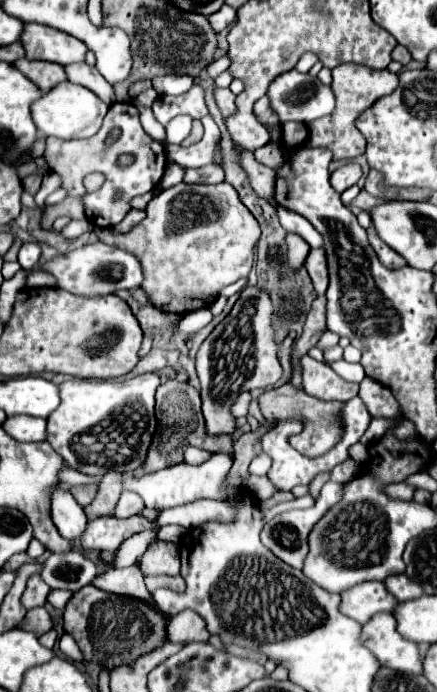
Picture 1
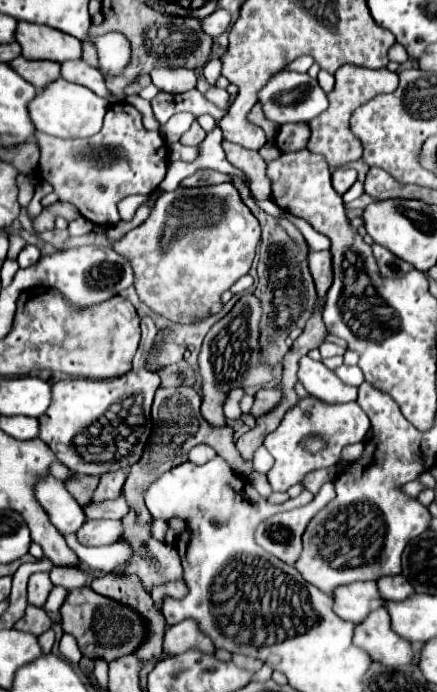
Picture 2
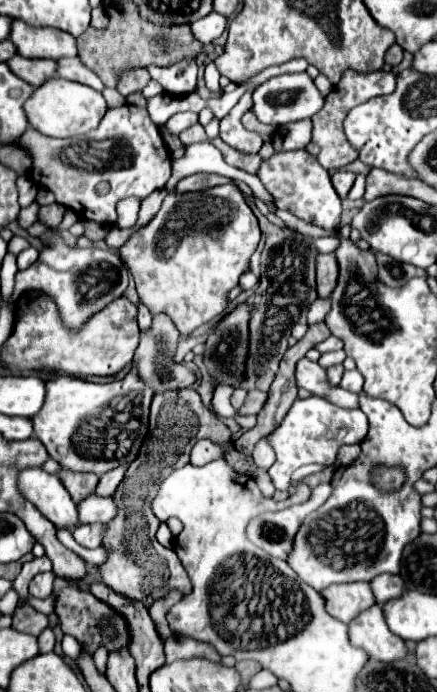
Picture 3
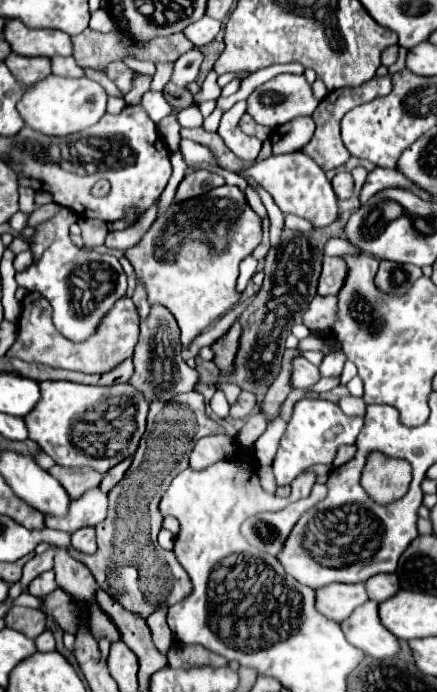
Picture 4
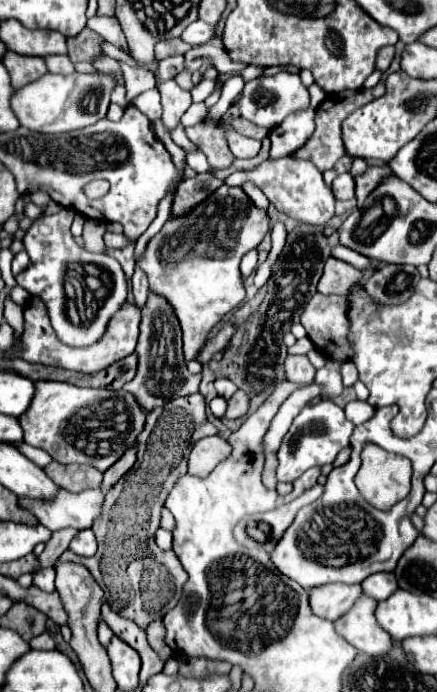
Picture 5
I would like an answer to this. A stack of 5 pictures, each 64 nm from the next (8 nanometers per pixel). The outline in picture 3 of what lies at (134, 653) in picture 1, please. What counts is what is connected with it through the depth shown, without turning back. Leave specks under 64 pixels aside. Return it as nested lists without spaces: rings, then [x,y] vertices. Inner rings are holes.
[[[64,586],[54,590],[54,596],[56,596],[54,612],[60,618],[62,632],[74,636],[84,648],[94,652],[98,646],[106,646],[112,652],[112,650],[120,650],[128,646],[130,632],[128,632],[126,620],[118,612],[114,612],[110,606],[94,598],[88,590],[82,590],[78,586]]]

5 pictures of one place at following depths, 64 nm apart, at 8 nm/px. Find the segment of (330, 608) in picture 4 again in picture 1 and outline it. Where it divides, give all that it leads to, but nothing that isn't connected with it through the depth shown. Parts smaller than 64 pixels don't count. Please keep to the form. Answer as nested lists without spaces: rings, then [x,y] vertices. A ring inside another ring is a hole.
[[[360,582],[348,590],[344,590],[340,602],[340,612],[360,624],[368,622],[374,614],[388,610],[392,612],[398,604],[392,594],[386,592],[382,582]]]

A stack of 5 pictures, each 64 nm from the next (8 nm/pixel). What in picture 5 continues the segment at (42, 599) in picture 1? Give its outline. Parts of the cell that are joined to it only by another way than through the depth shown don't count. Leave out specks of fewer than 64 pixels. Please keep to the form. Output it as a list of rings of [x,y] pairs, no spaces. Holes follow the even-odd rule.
[[[42,568],[34,574],[34,586],[44,592],[54,592],[54,568]]]

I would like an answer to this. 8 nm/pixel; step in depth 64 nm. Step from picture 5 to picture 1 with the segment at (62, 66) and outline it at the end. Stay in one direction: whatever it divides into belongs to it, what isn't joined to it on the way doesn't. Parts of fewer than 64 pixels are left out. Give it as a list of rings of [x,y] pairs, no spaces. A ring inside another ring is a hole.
[[[76,62],[76,64],[68,64],[64,68],[66,72],[66,78],[74,84],[80,84],[88,90],[92,90],[100,100],[104,102],[114,102],[114,90],[112,86],[104,80],[104,76],[94,68],[94,66],[88,66],[86,62]]]

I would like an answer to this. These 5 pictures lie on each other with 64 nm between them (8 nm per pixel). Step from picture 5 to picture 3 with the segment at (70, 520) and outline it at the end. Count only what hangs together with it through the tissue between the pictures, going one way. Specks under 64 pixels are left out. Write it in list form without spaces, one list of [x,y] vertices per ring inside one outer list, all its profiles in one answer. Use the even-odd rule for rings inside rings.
[[[90,494],[82,502],[78,502],[78,524],[108,522],[110,518],[114,518],[114,514],[116,514],[116,506],[112,498]]]

